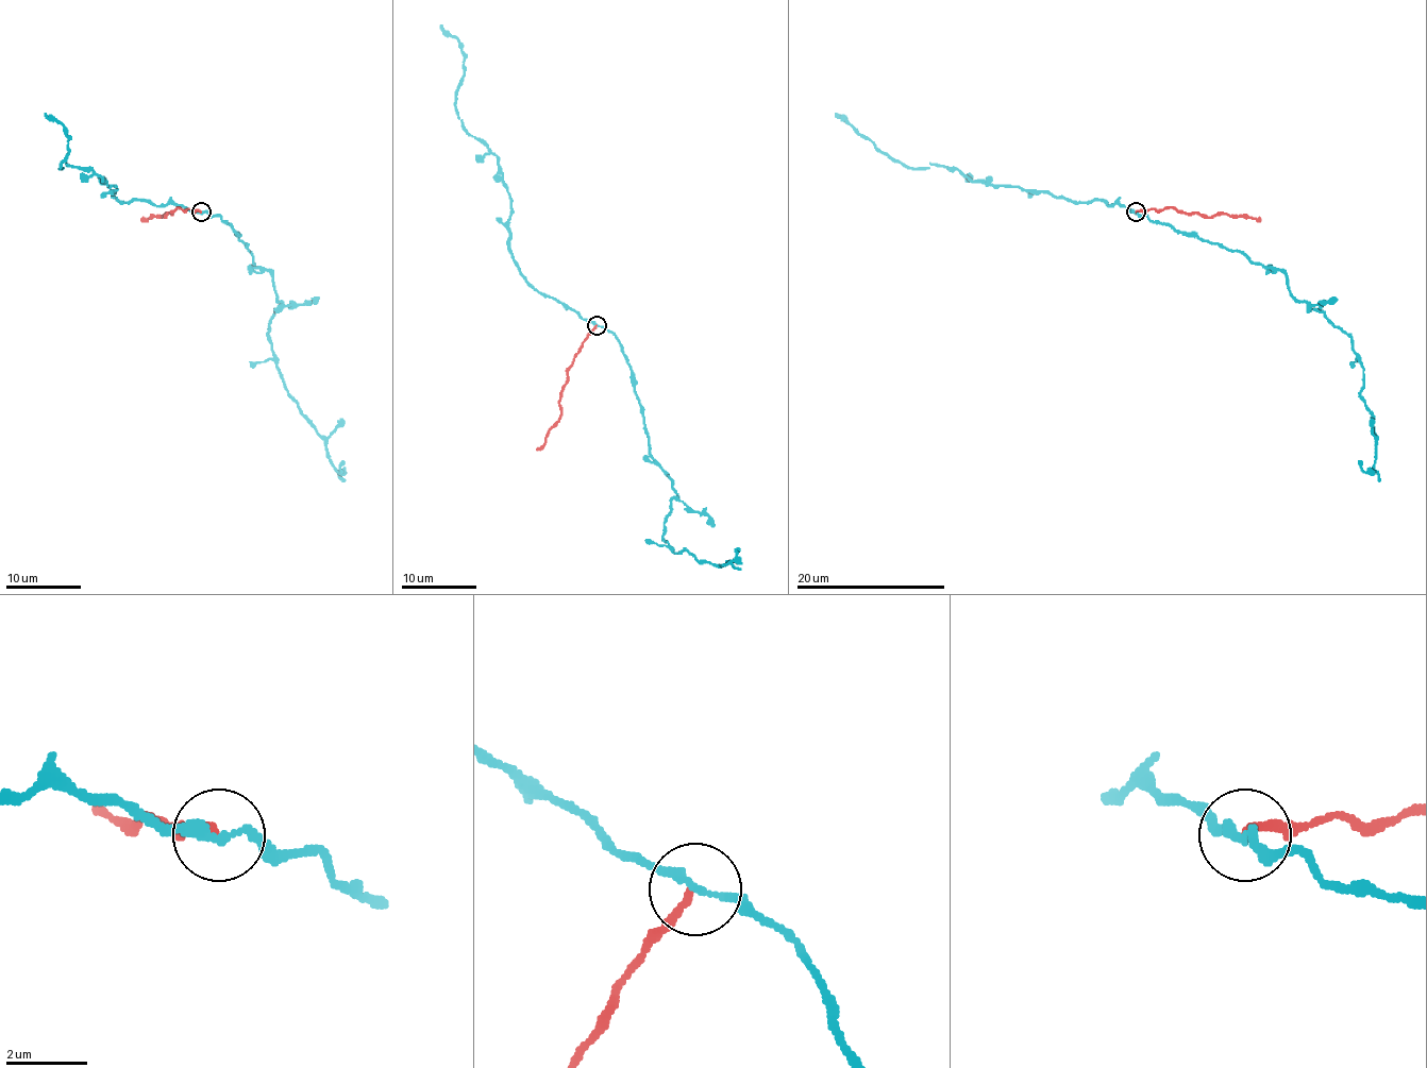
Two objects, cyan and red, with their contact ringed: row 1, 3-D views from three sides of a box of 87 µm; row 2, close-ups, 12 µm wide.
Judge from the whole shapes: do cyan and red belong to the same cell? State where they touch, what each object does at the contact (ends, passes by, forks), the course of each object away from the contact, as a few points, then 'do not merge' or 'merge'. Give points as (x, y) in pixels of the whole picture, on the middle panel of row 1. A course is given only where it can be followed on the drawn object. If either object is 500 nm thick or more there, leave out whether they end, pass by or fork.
place (597, 325); cyan passes by; red ends; course cyan (596, 325), (620, 344), (650, 456), (676, 495), (664, 539), (674, 552), (719, 565), (738, 548); course red (596, 325), (568, 371), (568, 382), (560, 396), (560, 418), (546, 441), (536, 448); do not merge

